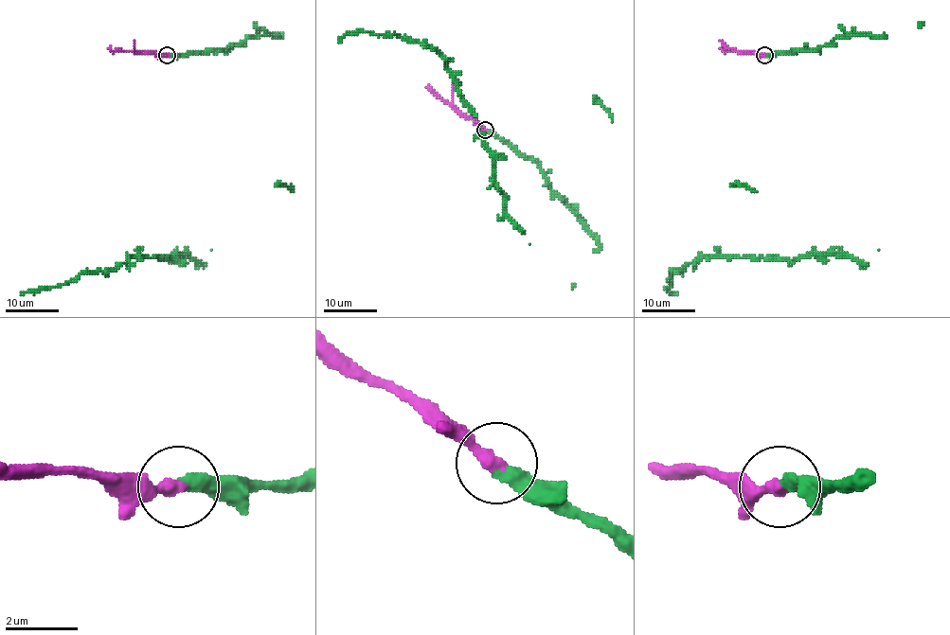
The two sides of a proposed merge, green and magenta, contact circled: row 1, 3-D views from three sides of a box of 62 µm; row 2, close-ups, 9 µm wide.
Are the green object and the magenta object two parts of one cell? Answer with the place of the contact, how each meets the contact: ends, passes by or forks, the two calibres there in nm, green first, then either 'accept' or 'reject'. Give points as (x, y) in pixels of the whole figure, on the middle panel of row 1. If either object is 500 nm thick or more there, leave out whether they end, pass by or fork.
place (485, 130); green ends; magenta ends; calibres 400 and 360 nm; accept

